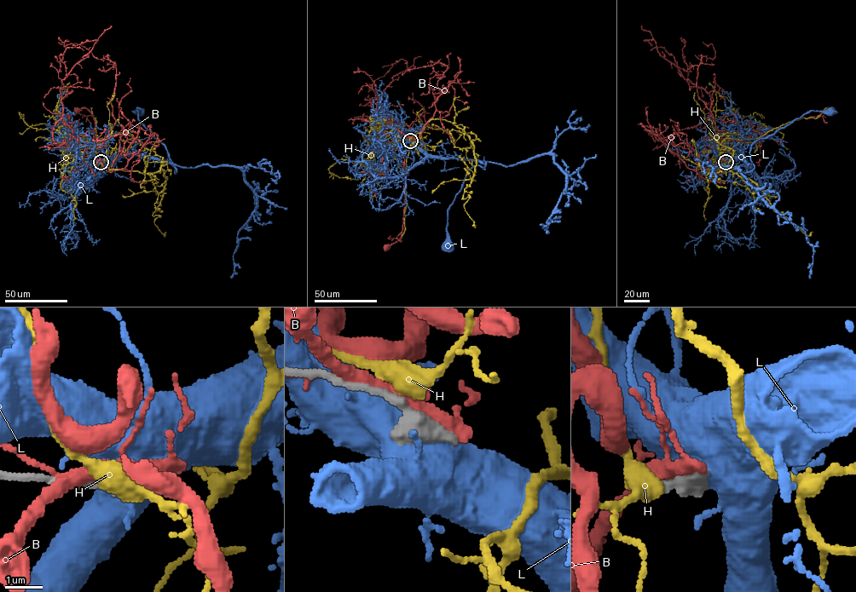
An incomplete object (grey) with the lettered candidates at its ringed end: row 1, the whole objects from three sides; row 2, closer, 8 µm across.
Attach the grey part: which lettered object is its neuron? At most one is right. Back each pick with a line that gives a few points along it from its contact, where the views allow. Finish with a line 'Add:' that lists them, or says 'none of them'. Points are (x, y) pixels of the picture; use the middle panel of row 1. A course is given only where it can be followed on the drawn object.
Add: none of them

